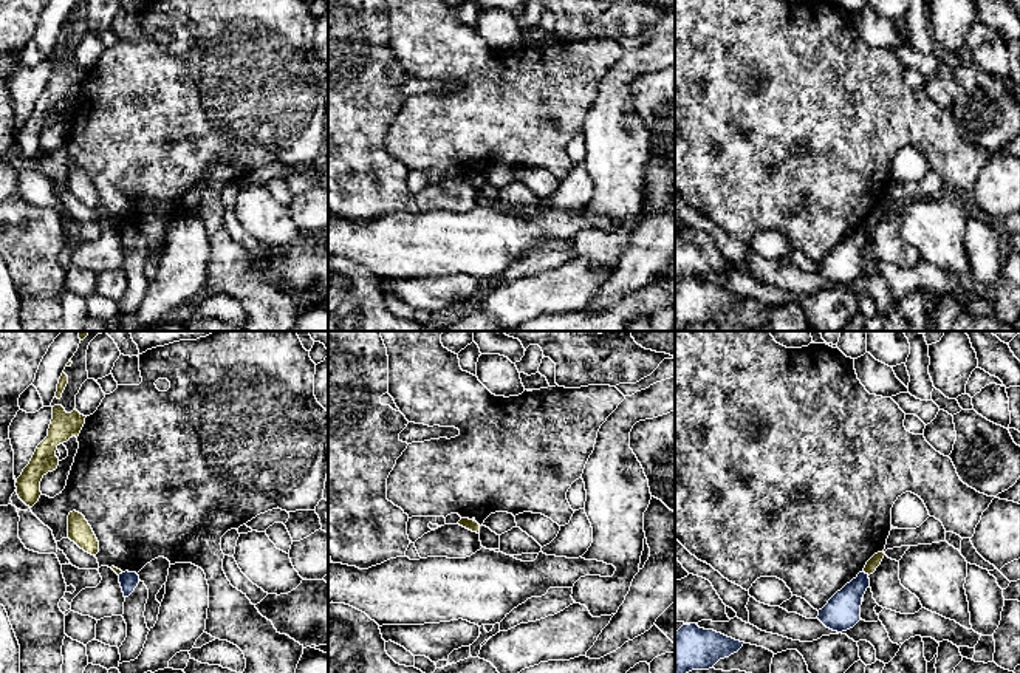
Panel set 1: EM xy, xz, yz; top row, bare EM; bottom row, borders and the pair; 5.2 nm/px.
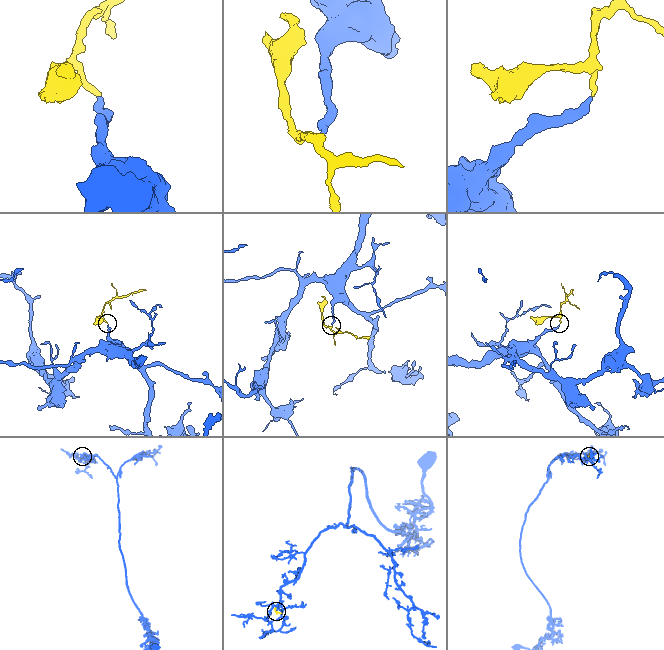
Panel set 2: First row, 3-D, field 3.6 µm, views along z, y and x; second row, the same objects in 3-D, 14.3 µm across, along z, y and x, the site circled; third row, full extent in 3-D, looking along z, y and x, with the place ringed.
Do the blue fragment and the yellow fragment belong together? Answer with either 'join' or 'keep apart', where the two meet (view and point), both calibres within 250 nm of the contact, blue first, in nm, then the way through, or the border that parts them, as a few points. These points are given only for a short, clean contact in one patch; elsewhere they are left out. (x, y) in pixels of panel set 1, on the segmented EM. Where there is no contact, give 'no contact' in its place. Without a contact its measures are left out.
keep apart; meets blue in yz at (867, 574); 190 nm thick on the blue side, 60 nm on the other; border along yz (864, 571), (869, 574)

